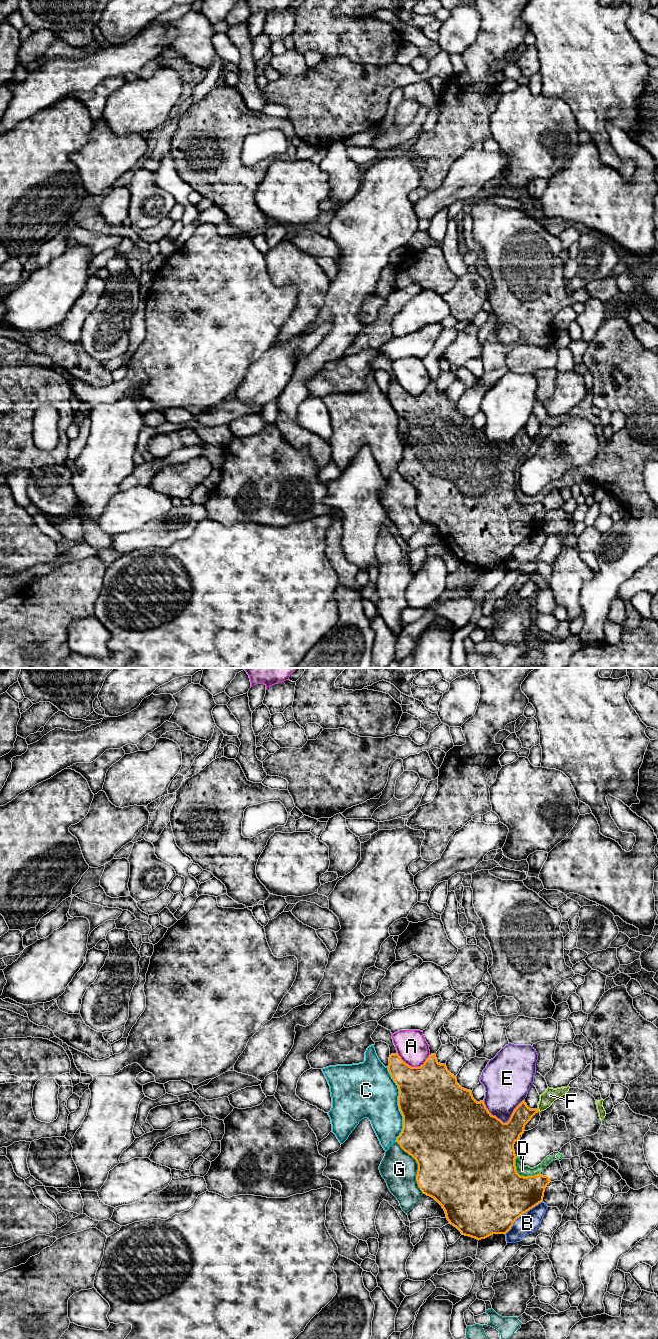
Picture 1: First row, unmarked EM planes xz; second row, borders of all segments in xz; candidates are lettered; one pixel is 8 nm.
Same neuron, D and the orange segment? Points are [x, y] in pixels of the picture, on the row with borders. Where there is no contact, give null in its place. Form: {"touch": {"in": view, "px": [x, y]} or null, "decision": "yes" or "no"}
{"touch": {"in": "xz", "px": [521, 1176]}, "decision": "no"}

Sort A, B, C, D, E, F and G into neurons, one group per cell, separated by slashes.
A / B / C / D F / E / G

